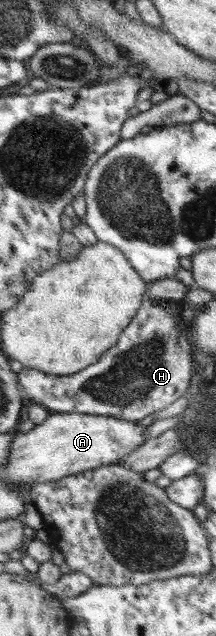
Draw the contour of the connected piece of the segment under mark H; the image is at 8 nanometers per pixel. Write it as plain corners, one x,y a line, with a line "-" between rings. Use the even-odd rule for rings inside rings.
144,300
136,316
125,327
115,346
102,353
102,357
79,370
77,374
54,375
37,369
23,369
18,374
18,384
23,386
30,400
57,413
85,413
108,417
117,417
121,420
140,421
145,416
158,410
167,408
175,400
181,398
187,391
190,383
199,379
199,362
193,356
193,345
187,339
185,331
179,328
179,320
167,314
164,303

